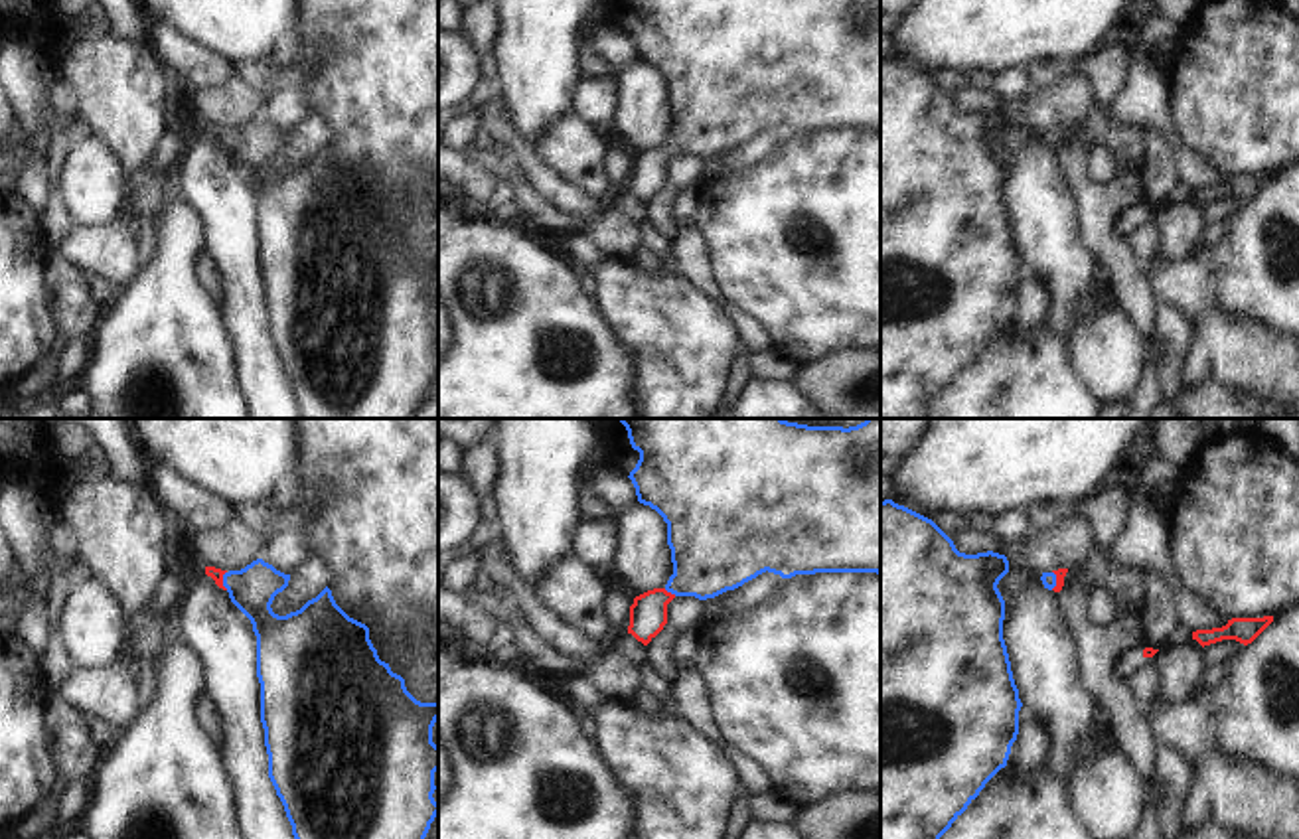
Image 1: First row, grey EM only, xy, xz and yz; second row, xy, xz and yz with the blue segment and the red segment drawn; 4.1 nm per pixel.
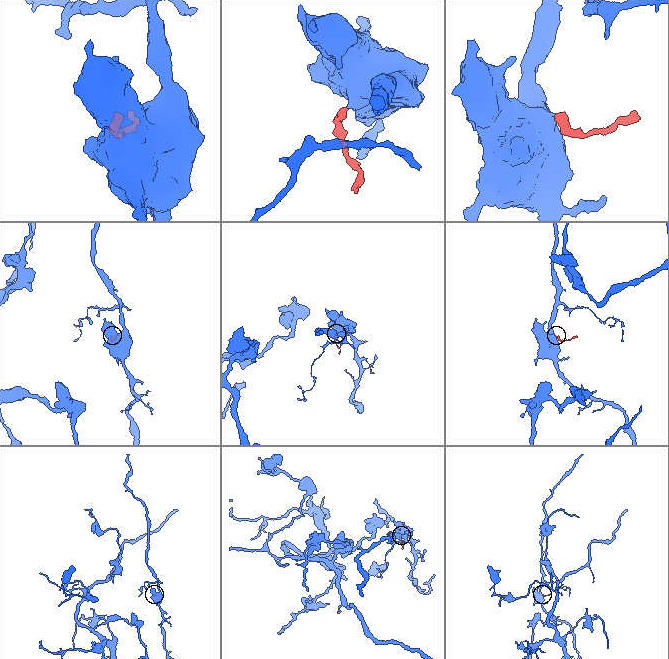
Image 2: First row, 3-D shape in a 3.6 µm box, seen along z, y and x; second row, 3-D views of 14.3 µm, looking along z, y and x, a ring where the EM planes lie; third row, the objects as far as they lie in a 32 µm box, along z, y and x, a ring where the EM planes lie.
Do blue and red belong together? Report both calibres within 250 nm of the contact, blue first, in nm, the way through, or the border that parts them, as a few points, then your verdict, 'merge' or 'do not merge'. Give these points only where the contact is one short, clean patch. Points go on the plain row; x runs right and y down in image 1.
calibres 190 and 50 nm; way xy (251, 147), (224, 139), (216, 131); merge

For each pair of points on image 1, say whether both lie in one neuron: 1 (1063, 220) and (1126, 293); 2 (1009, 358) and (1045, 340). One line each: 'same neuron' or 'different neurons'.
1: different neurons
2: same neuron

